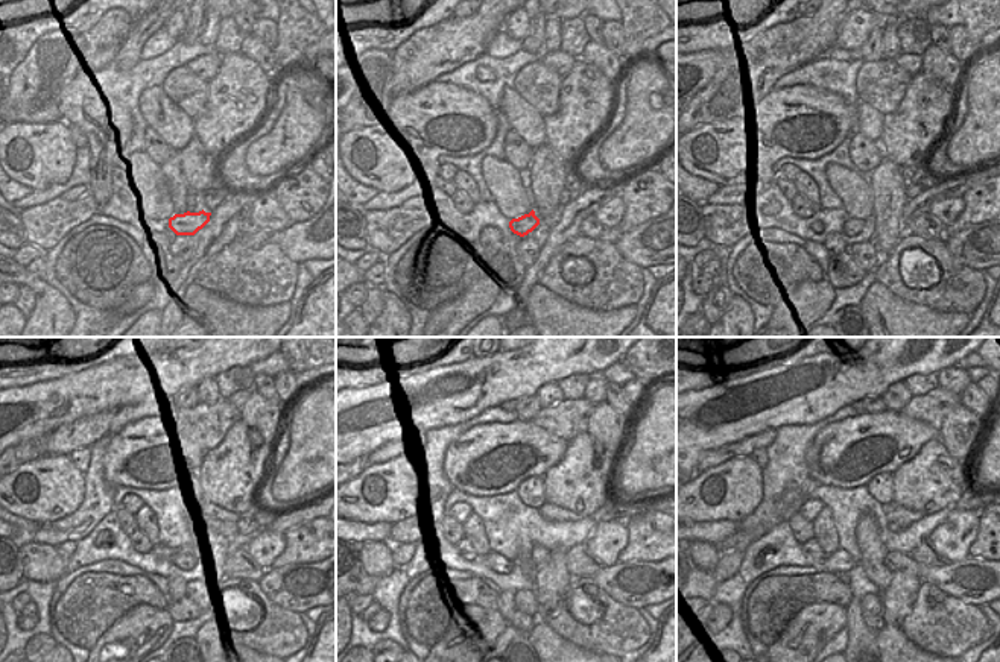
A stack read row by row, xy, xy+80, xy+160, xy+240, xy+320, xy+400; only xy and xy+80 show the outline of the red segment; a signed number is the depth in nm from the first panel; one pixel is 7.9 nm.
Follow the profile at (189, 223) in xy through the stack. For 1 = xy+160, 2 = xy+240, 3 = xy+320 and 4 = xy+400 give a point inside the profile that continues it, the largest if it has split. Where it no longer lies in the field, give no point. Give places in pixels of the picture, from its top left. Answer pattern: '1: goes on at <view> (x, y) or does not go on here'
1: goes on at xy+160 (857, 230)
2: goes on at xy+240 (184, 561)
3: goes on at xy+320 (508, 557)
4: goes on at xy+400 (841, 561)

